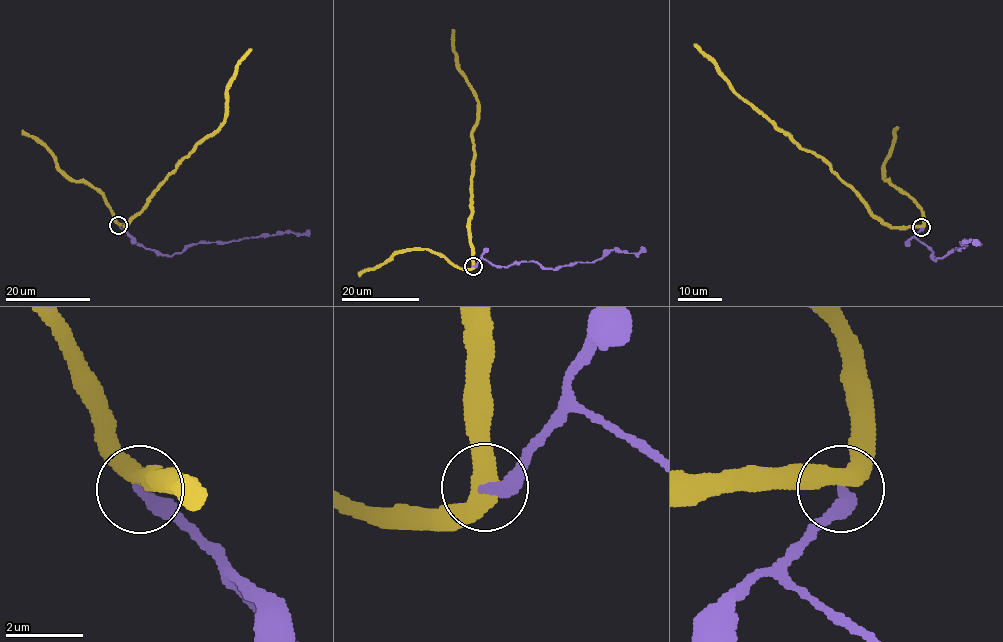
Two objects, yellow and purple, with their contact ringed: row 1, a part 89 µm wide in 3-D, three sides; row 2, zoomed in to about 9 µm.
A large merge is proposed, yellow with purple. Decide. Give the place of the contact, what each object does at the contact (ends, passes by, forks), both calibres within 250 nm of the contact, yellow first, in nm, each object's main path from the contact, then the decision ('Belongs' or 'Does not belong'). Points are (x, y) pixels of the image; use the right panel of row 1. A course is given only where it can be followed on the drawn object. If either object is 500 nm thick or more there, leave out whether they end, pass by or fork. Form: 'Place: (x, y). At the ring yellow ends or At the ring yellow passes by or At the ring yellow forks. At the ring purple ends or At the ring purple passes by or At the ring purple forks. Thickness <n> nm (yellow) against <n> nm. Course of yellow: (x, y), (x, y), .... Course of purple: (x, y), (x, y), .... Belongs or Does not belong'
Place: (921, 227). At the ring yellow passes by. At the ring purple ends. Thickness 480 nm (yellow) against 400 nm. Course of yellow: (922, 227), (888, 226), (876, 219), (821, 157), (801, 150), (789, 135), (777, 131), (734, 90), (694, 44). Course of purple: (922, 227), (916, 238), (929, 247), (935, 260), (967, 246), (963, 243), (978, 244), (975, 240). Does not belong

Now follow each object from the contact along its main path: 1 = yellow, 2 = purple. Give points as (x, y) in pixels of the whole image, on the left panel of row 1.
1: (119, 225), (128, 225), (166, 177), (224, 123), (231, 76), (251, 48)
2: (119, 225), (139, 244), (168, 255), (202, 243), (283, 232), (304, 234), (309, 230)

